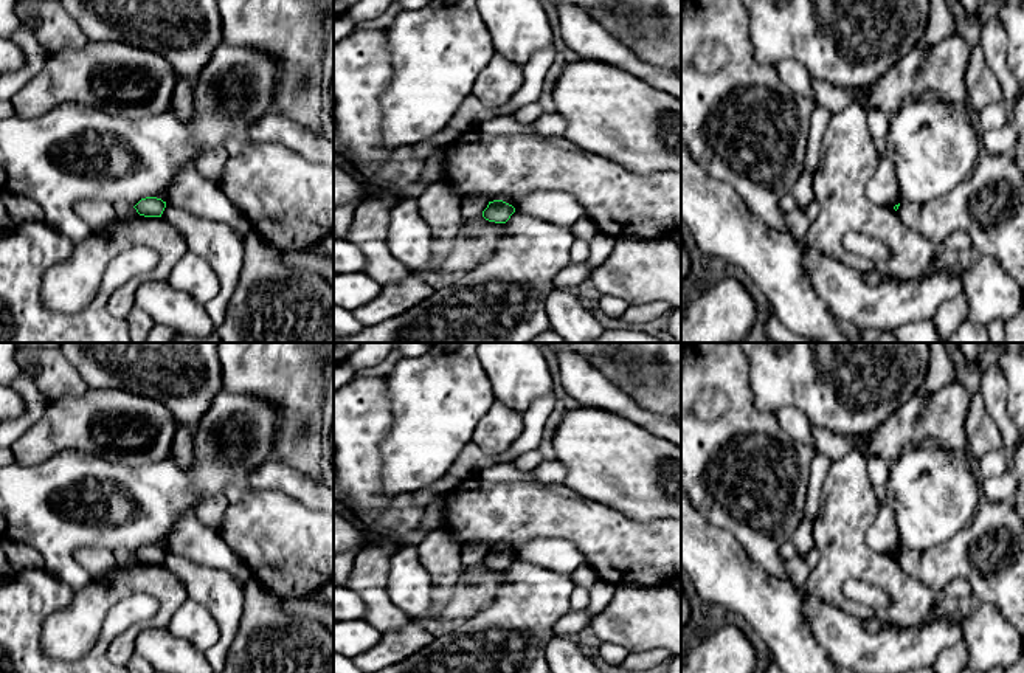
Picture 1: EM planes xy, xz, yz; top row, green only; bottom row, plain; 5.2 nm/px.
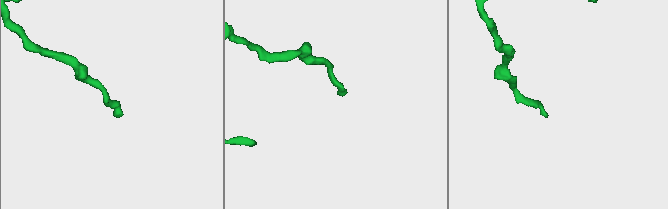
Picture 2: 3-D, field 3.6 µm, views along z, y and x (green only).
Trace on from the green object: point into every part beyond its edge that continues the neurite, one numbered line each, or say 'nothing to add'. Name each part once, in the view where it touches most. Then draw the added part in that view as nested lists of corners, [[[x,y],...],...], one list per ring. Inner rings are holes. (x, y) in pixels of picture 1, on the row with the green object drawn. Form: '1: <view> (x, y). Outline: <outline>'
nothing to add

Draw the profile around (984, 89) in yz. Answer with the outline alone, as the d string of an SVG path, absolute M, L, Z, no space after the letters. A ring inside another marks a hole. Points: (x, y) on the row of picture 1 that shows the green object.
M979 43L971 48L970 60L967 64L965 84L974 112L981 112L991 104L1002 102L1001 84L987 65Z

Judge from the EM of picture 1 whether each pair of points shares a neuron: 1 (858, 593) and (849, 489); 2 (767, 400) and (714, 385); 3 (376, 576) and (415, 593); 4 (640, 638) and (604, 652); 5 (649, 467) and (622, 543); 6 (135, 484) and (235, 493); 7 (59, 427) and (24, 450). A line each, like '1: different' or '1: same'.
1: different
2: different
3: different
4: different
5: different
6: different
7: same

